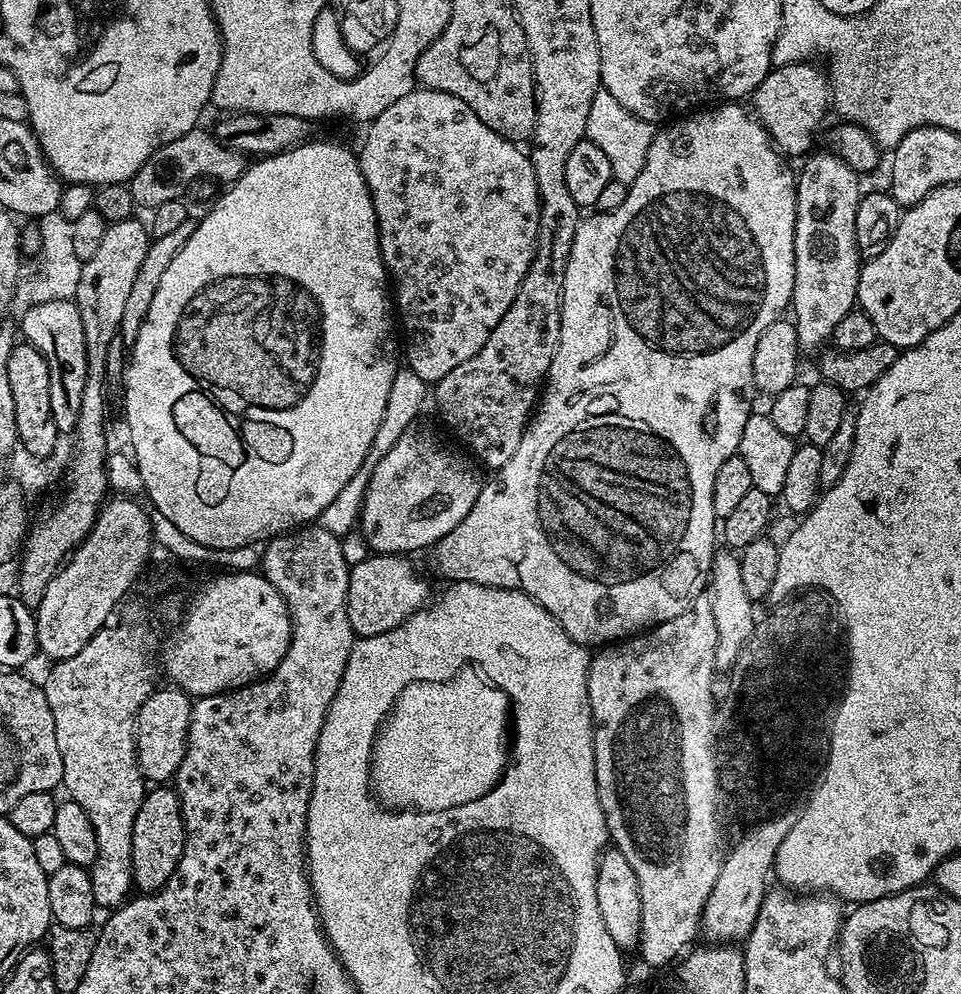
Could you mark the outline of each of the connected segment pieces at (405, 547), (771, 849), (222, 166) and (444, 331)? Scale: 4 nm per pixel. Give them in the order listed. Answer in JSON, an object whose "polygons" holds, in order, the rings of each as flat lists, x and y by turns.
{"polygons":[[[405,427,404,433,385,448,384,457,373,466,362,488,358,530,376,554,413,554,419,548,431,549,478,502,481,469,463,451,447,448,424,428]],[[790,812,771,822,753,823,748,828,749,832,725,855,723,868,701,916,701,931,709,939,709,943,734,944,747,939,768,891,766,882,768,876,770,880,770,873,775,867,778,847,785,841,787,834,790,834,799,817,800,813]],[[200,126,193,128,191,132,182,134,182,138,174,138,174,142,164,144,154,155,146,158,138,174,134,174,130,181,137,206,151,210,162,206,162,202,179,200,199,176,209,176,212,180,221,180,224,186,230,186,242,175,246,167,245,153,226,147,216,140,211,131,203,132,202,129]],[[417,87,406,98,398,98,378,118,367,125,368,133,364,136,364,145,358,148,358,159,362,178,366,178,366,186,370,190,370,198,374,202,374,214,378,222,378,242,380,253,384,259,384,267,388,270,391,291,394,293,394,308,398,313,398,324,402,329,402,356,406,359,406,367,414,370,418,378,426,382,435,382,446,378,454,366,462,366,482,346,486,346,486,338,502,322,502,314,510,310,510,302,514,302,514,294,518,294,518,286,522,286,522,278,526,278,526,270,530,270,530,262,534,258,536,239,538,238,538,222,540,221,540,199,538,198,538,182,534,182,534,166,532,157,523,147,513,141,502,138,462,98,454,98,454,94,440,92,437,88]]]}

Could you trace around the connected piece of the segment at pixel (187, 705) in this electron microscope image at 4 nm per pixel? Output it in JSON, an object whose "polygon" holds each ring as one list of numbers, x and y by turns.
{"polygon":[[175,686,157,687,136,715,136,757,145,781,160,786,171,781,186,754,193,697]]}

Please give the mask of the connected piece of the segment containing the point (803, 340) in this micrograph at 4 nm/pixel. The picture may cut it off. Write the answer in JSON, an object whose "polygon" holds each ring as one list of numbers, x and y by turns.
{"polygon":[[827,150,819,151,813,151,803,161,805,164,800,172,798,168,796,176,796,269,790,316,796,326,798,346,804,354,823,349,831,341,834,326,857,307,858,278,862,267,854,234,854,218,858,218,858,202,862,195,861,177,840,156]]}

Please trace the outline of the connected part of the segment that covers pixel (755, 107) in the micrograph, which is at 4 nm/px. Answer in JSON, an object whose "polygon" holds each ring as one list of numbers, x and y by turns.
{"polygon":[[801,62,773,67,750,97,751,111,785,157,803,157,813,147,812,135,815,134,816,127,823,122,824,115,830,112,828,78,816,66,812,62]]}

